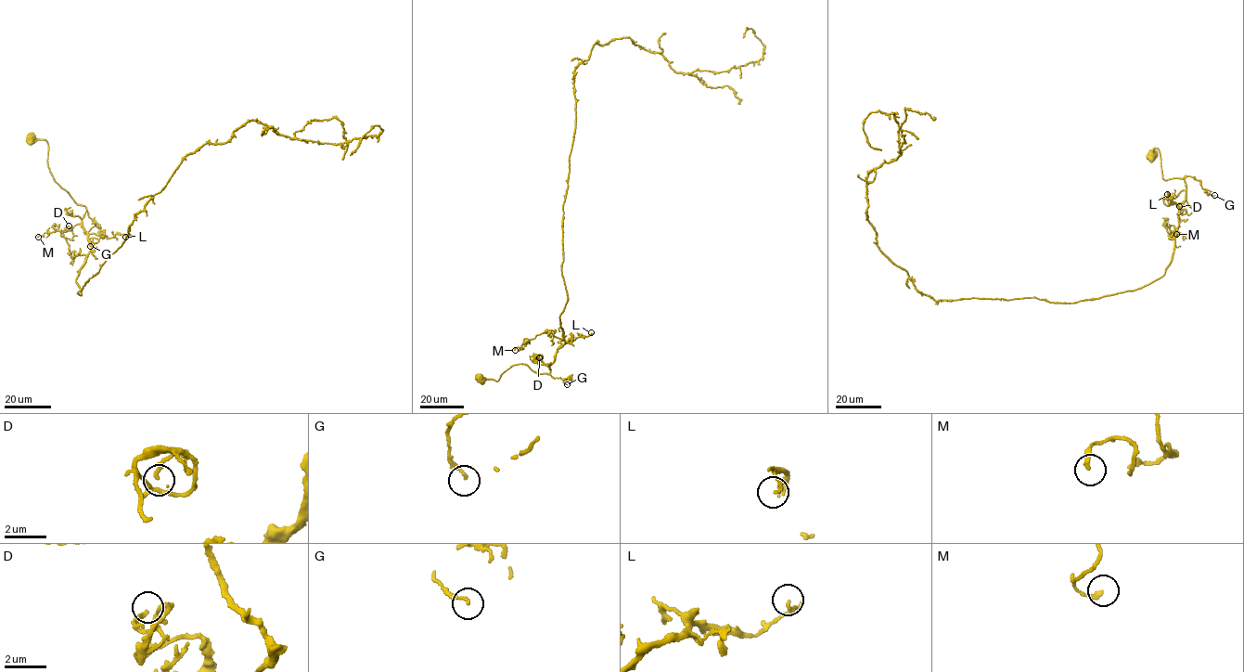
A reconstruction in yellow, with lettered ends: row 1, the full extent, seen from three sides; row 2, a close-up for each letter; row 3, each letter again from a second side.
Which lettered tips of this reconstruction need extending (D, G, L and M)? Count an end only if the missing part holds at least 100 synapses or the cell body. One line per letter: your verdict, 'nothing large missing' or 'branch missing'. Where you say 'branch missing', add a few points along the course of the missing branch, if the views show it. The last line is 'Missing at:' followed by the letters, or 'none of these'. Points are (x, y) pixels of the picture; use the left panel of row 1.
D: nothing large missing
G: nothing large missing
L: nothing large missing
M: nothing large missing
Missing at: none of these

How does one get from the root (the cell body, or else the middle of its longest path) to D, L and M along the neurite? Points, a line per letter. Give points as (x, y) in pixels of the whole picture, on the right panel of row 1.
D: (1150, 156), (1155, 148), (1159, 150), (1164, 180), (1186, 175), (1185, 197), (1192, 213), (1179, 211), (1179, 206)
L: (1150, 156), (1155, 148), (1159, 150), (1164, 180), (1186, 175), (1186, 200), (1176, 204), (1167, 194)
M: (1150, 156), (1159, 150), (1164, 180), (1186, 175), (1173, 238), (1165, 225), (1176, 234)

